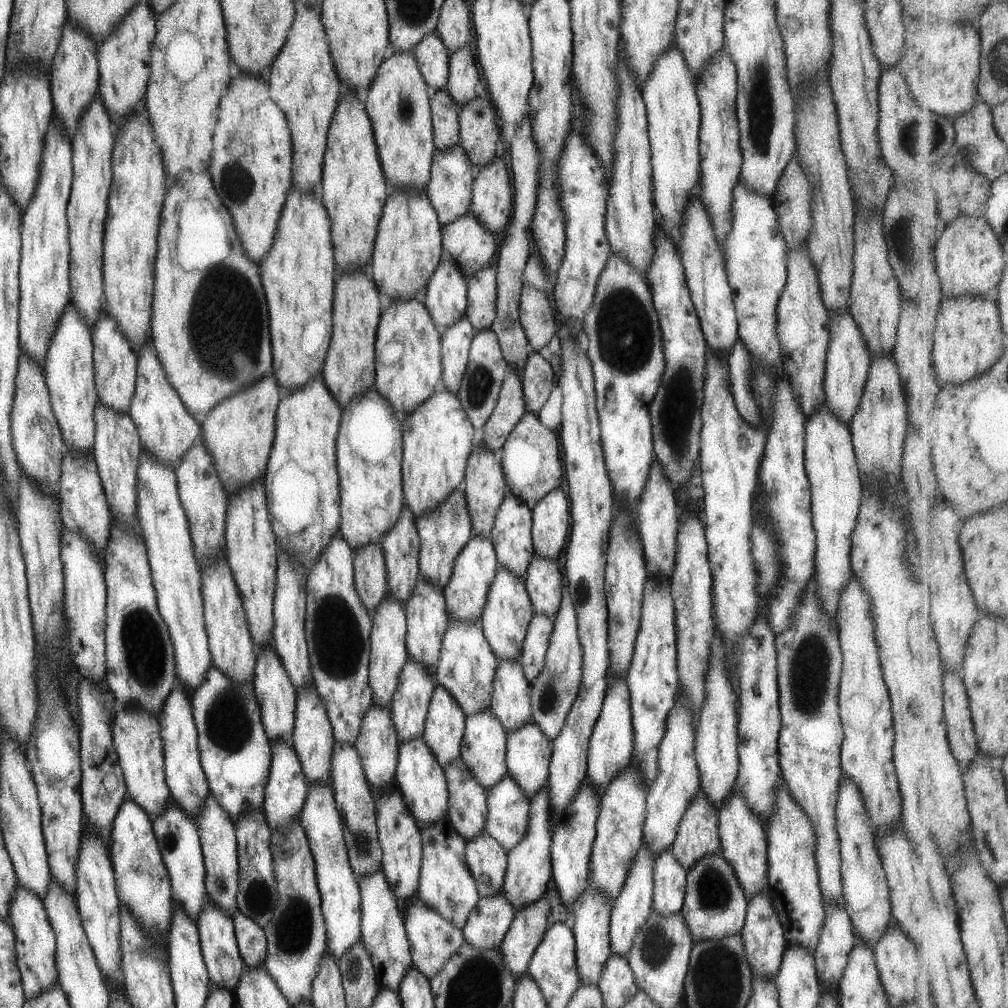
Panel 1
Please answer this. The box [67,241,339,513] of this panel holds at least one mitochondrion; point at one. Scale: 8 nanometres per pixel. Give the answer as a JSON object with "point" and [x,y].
{"point":[220,288]}

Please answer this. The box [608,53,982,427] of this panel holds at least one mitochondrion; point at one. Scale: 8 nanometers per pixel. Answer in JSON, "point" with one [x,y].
{"point":[759,102]}

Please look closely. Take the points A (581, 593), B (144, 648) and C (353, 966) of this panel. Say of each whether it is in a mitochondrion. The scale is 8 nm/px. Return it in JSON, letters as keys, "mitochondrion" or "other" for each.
{"A":"other","B":"mitochondrion","C":"other"}

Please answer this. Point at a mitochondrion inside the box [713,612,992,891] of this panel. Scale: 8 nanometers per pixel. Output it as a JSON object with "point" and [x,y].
{"point":[810,663]}

